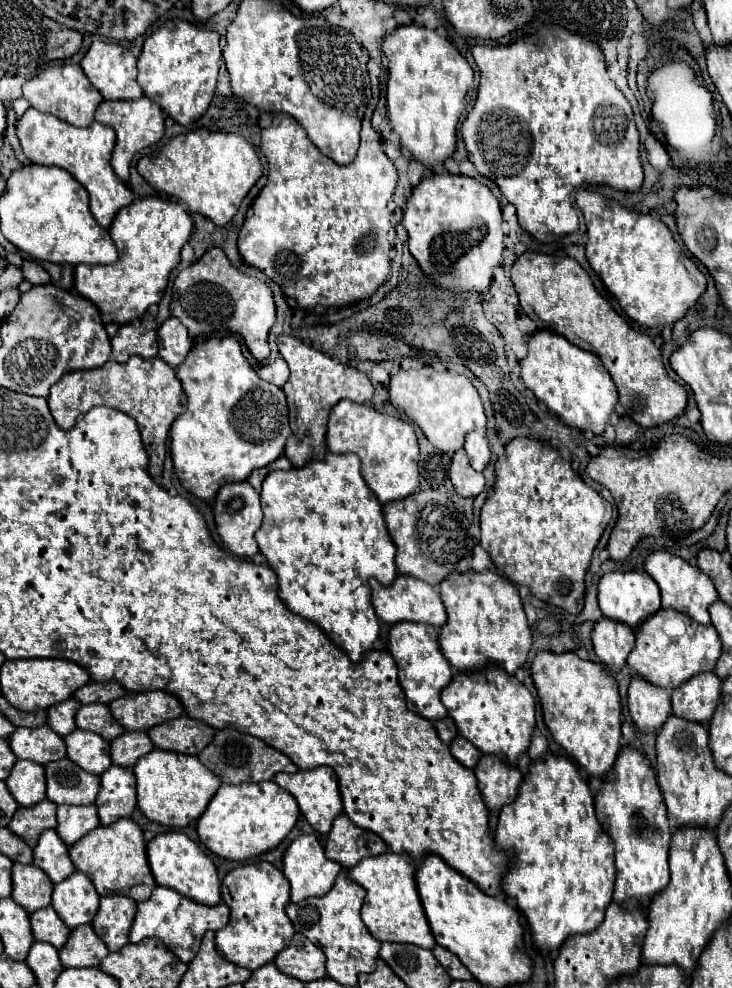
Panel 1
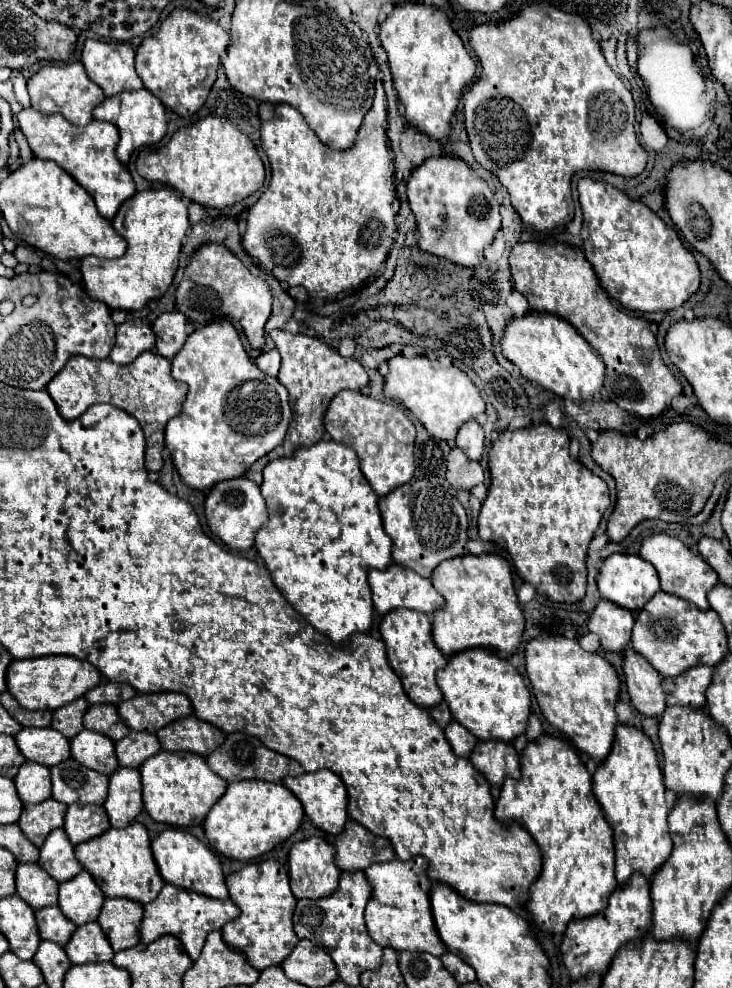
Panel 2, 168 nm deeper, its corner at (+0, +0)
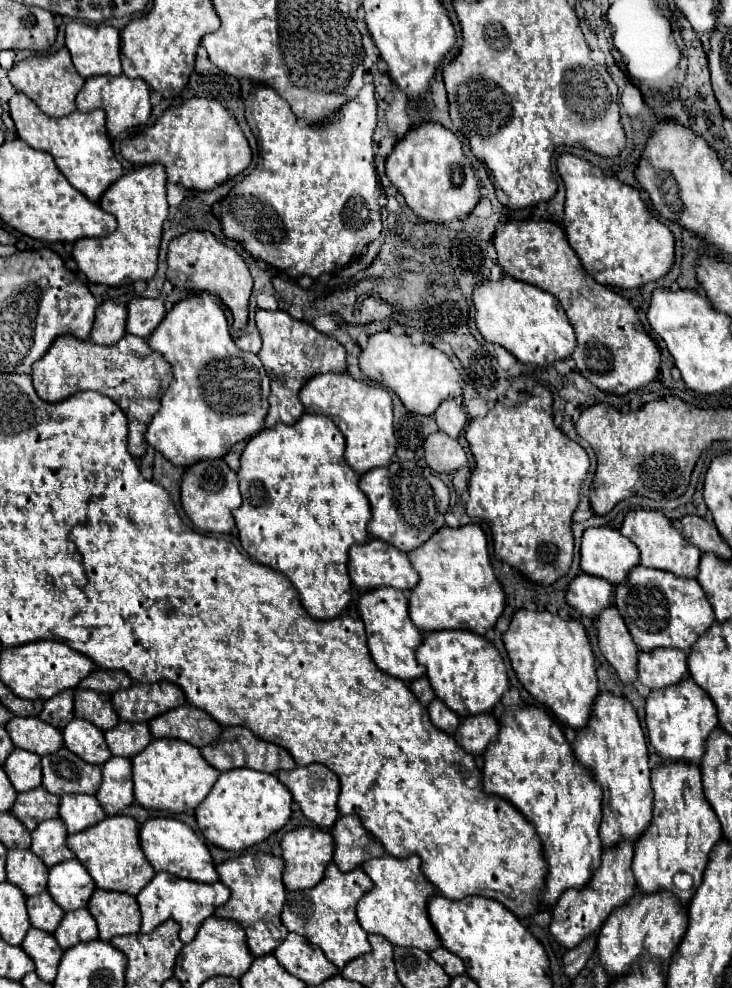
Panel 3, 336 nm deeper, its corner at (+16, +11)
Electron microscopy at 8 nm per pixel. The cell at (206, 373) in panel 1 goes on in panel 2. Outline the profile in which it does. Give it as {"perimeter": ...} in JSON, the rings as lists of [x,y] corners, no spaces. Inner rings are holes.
{"perimeter":[[[228,319],[208,323],[188,335],[184,347],[172,359],[172,377],[188,385],[188,395],[180,415],[166,425],[166,447],[188,487],[210,491],[220,481],[242,477],[252,463],[282,443],[292,419],[288,391],[276,377],[264,375],[256,363],[252,363],[236,327]]]}

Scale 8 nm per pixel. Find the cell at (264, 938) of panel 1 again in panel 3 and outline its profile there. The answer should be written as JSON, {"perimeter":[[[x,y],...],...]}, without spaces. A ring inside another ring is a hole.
{"perimeter":[[[258,852],[256,856],[254,854],[238,856],[216,866],[220,882],[230,888],[232,896],[224,906],[216,908],[214,916],[234,920],[244,928],[246,942],[252,956],[266,956],[274,952],[274,948],[282,943],[284,936],[288,934],[288,930],[280,920],[282,904],[286,898],[286,890],[282,884],[282,868],[284,868],[282,858],[264,854],[264,852]]]}

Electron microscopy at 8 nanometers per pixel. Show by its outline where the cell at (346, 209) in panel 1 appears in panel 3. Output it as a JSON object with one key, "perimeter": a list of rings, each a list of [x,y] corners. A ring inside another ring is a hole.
{"perimeter":[[[364,82],[360,94],[350,100],[328,124],[318,124],[318,126],[300,126],[294,112],[290,110],[290,106],[286,104],[284,98],[280,98],[270,86],[254,86],[252,94],[248,96],[246,100],[246,120],[248,120],[248,126],[250,130],[256,134],[258,138],[258,146],[260,146],[260,158],[258,158],[258,164],[256,168],[242,180],[238,182],[230,194],[220,202],[222,204],[222,232],[230,238],[230,240],[236,240],[240,242],[246,252],[256,258],[256,260],[264,260],[266,264],[278,268],[280,272],[284,272],[288,278],[300,278],[300,276],[320,276],[324,272],[335,272],[339,268],[343,268],[346,264],[350,264],[354,258],[358,258],[362,254],[362,250],[374,240],[378,238],[380,234],[380,204],[378,204],[378,198],[382,196],[382,188],[380,188],[380,182],[378,182],[378,176],[376,176],[376,168],[374,168],[374,146],[372,146],[372,134],[374,134],[374,128],[376,128],[376,98],[374,98],[374,86],[372,82]]]}

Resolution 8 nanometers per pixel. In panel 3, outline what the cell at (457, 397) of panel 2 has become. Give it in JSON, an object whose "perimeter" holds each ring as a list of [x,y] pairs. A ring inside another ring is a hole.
{"perimeter":[[[386,330],[370,336],[368,348],[360,354],[360,370],[370,380],[390,388],[414,414],[432,416],[444,400],[462,396],[462,380],[450,358],[434,346],[414,346],[406,334],[394,336]]]}

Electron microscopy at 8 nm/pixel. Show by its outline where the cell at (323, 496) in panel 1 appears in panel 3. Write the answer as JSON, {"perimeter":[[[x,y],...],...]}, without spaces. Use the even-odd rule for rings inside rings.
{"perimeter":[[[304,414],[302,420],[298,420],[294,426],[276,426],[274,430],[260,430],[256,436],[250,438],[250,442],[246,444],[242,456],[240,456],[240,470],[238,470],[238,480],[240,480],[240,492],[242,492],[242,506],[234,512],[234,520],[236,520],[236,526],[238,526],[238,532],[240,532],[240,542],[242,542],[242,548],[248,552],[248,556],[276,572],[282,572],[290,582],[292,586],[298,590],[300,594],[300,602],[304,606],[304,610],[316,618],[316,620],[332,620],[336,616],[342,614],[342,610],[350,604],[350,598],[352,598],[352,582],[350,582],[350,576],[348,576],[348,550],[354,546],[354,544],[366,544],[368,542],[368,522],[372,518],[370,514],[370,504],[368,504],[368,498],[364,496],[364,492],[358,488],[358,474],[346,464],[344,460],[344,436],[342,432],[338,430],[338,426],[330,420],[330,418],[322,418],[322,416],[312,416],[312,414]]]}

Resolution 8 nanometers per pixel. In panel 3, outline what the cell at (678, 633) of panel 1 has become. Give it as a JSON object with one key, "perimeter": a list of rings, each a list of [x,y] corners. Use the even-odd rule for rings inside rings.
{"perimeter":[[[642,566],[632,568],[628,580],[620,588],[616,588],[616,608],[624,618],[634,638],[634,644],[638,646],[640,652],[652,652],[656,648],[678,648],[688,652],[692,644],[698,640],[698,636],[704,634],[714,624],[714,610],[696,580],[684,580],[672,576],[670,572],[660,572],[656,568],[642,568]]]}

